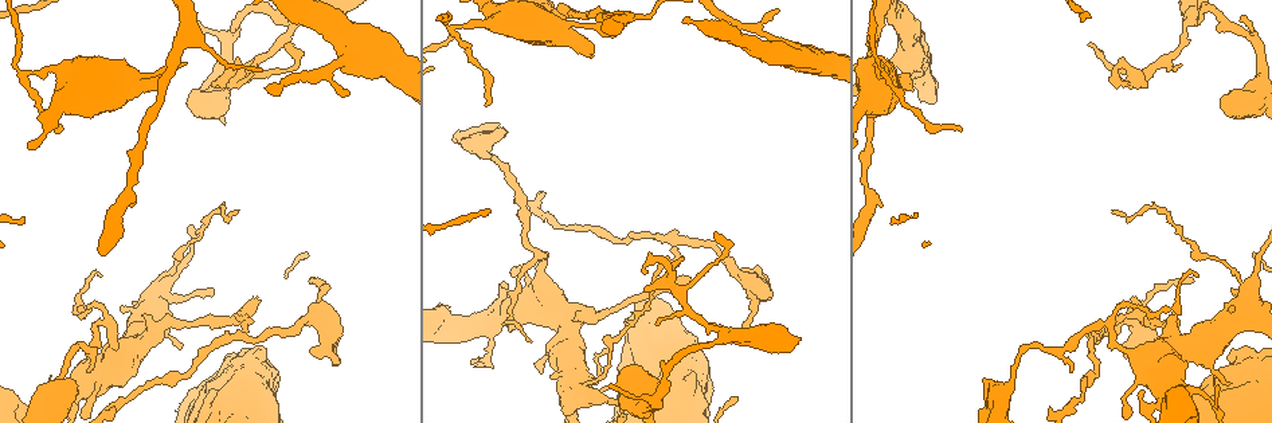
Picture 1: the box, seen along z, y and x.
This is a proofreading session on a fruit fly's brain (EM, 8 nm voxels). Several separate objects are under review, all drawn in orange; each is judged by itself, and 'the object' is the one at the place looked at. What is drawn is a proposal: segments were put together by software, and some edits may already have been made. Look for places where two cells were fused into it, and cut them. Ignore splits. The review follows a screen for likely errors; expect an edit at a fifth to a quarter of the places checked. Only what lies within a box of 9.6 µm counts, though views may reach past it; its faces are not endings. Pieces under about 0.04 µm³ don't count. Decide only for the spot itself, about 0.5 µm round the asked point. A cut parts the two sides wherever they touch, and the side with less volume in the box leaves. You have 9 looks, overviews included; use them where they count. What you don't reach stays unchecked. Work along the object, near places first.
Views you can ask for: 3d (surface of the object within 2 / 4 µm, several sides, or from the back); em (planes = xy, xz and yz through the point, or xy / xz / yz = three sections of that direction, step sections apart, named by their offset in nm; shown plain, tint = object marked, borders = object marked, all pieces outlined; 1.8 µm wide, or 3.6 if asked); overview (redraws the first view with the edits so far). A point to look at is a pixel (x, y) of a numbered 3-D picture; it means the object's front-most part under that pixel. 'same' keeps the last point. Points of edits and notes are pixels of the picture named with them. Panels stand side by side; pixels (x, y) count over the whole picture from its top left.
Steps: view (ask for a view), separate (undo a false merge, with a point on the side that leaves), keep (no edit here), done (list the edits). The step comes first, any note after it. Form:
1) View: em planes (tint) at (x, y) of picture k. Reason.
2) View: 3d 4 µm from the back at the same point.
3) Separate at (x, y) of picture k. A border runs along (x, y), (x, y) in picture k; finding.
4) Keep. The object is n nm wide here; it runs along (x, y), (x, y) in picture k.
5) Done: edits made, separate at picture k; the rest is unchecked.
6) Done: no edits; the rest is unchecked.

View: em planes (tint) at (1254, 280) of picture 1. Calibre changes.

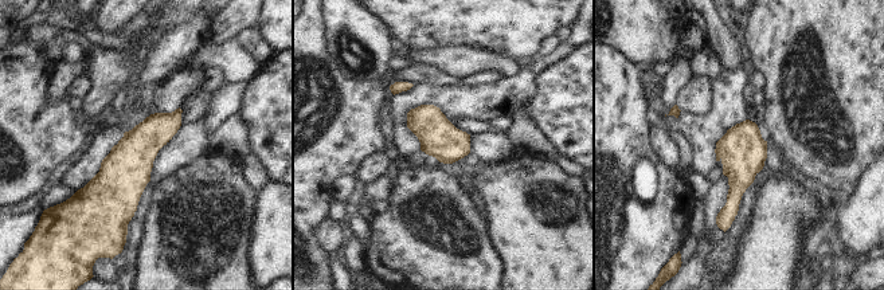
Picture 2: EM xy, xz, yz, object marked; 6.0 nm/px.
Keep. All the same cell.

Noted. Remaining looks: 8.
View: em planes (tint) at (101, 322) of picture 1. Abrupt turn.

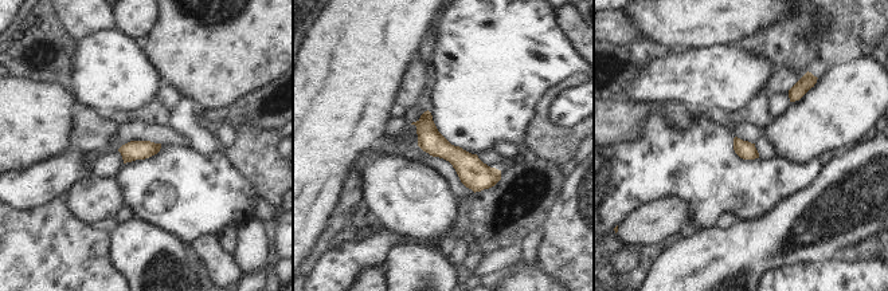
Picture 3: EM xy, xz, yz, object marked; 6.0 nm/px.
Keep. The object is 110 nm wide here; it runs along (419, 124), (477, 176), (497, 176) in picture 3; continuous, no second cell.

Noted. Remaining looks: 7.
View: 3d 2 µm at (1103, 330) of picture 1. Three arms meet.

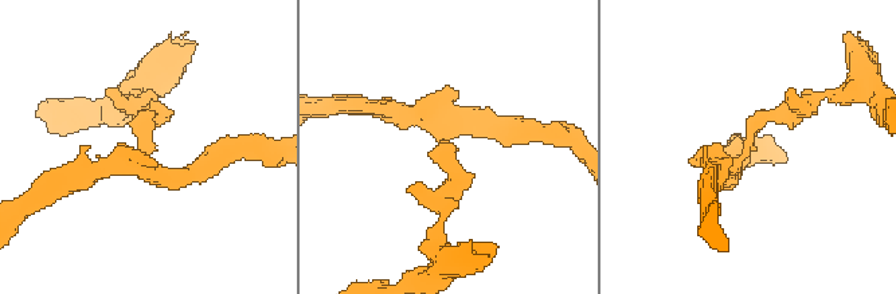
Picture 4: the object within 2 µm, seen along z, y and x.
View: em xy step 16 (tint) at (442, 142) of picture 4. Now the EM.

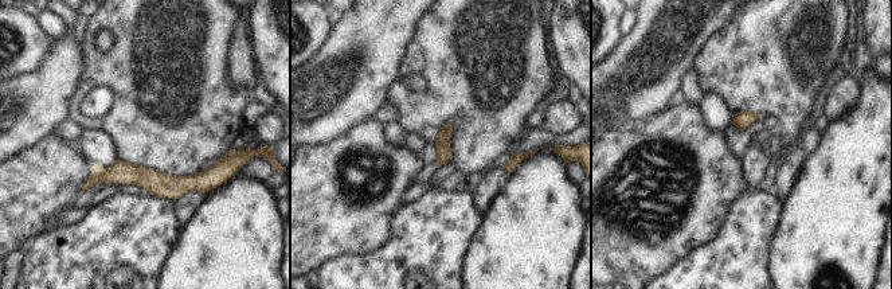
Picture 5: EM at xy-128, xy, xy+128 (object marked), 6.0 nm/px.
View: em planes (tint) at the same point. Another direction.

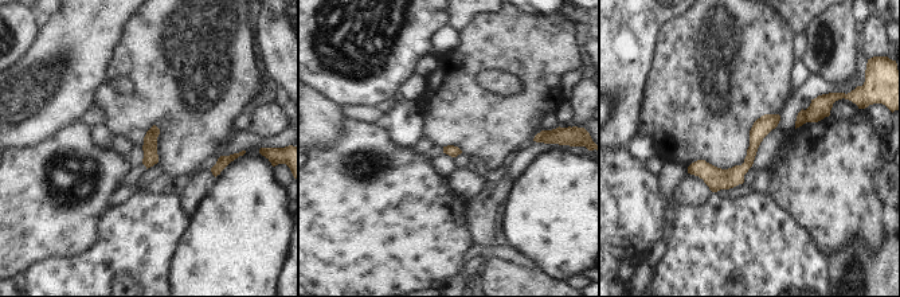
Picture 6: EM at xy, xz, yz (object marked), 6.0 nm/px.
Separate at (801, 118) of picture 6. The part that leaves runs along (775, 117), (735, 175), (691, 170) in picture 6; a second cell is stuck on.

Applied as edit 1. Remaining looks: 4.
View: 3d 4 µm at (503, 313) of picture 1. Four arms meet.

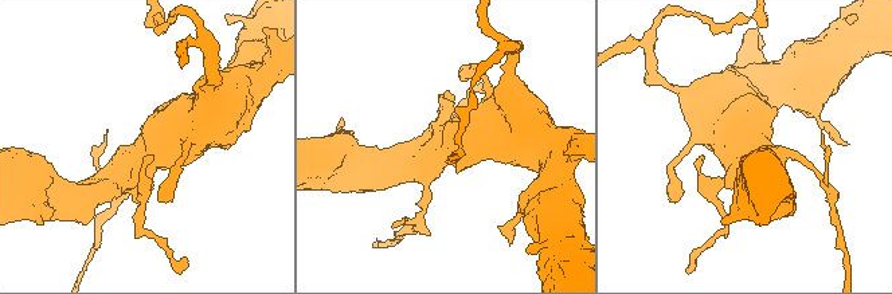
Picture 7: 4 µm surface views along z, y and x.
View: em planes (tint) at (445, 143) of picture 7. Need the tissue.

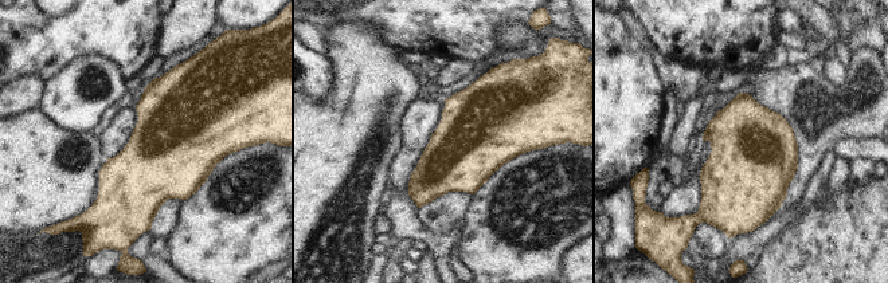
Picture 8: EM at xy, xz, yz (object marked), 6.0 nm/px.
Keep. All the same cell.

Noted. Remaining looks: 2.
Done: edits made, separate at picture 6; the rest is unchecked.

